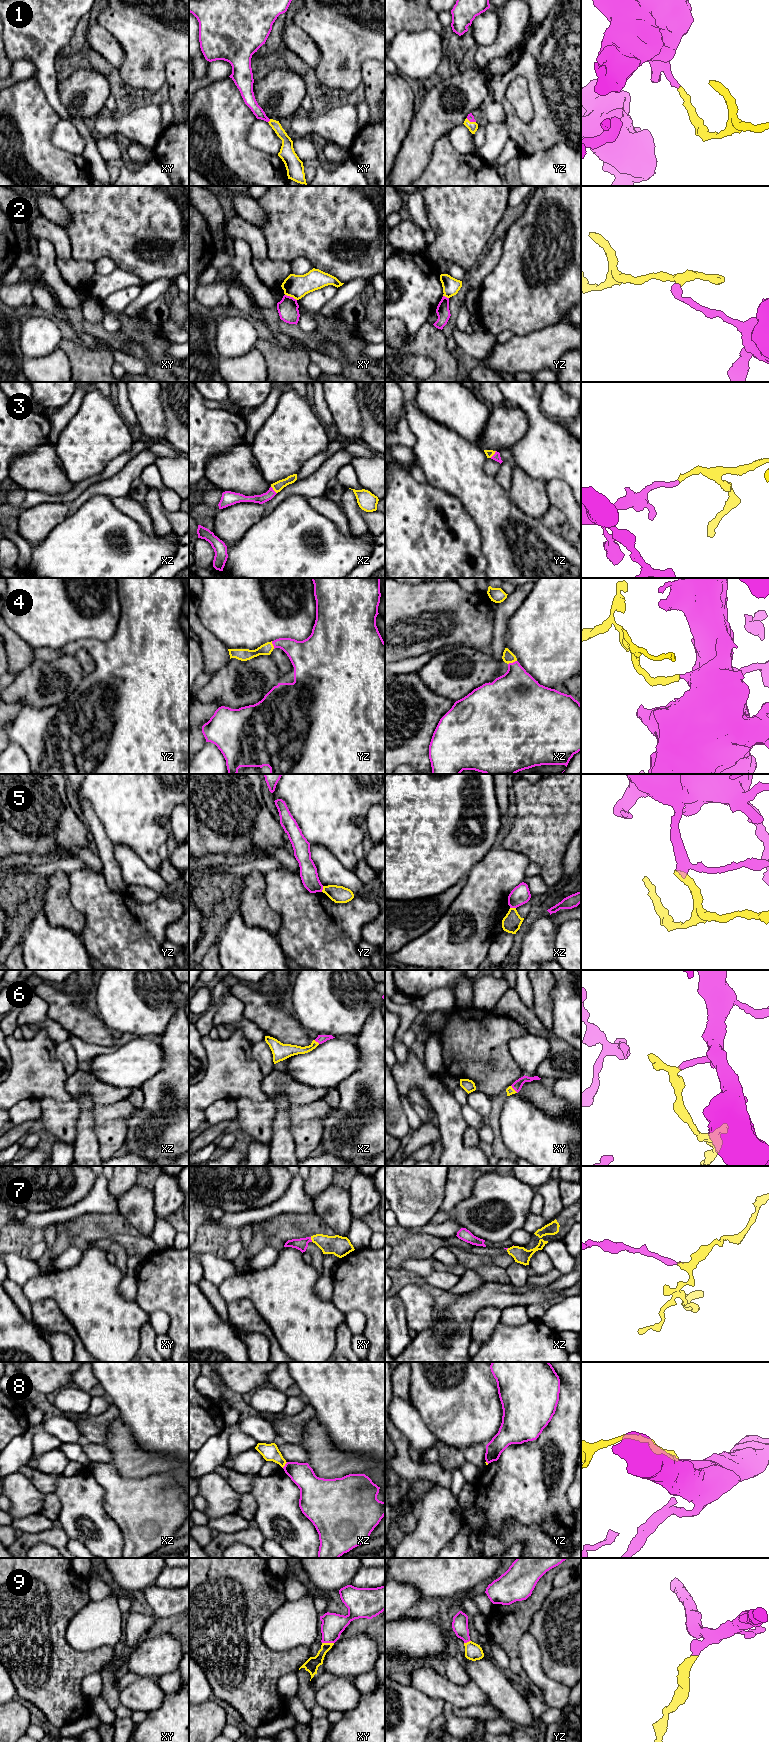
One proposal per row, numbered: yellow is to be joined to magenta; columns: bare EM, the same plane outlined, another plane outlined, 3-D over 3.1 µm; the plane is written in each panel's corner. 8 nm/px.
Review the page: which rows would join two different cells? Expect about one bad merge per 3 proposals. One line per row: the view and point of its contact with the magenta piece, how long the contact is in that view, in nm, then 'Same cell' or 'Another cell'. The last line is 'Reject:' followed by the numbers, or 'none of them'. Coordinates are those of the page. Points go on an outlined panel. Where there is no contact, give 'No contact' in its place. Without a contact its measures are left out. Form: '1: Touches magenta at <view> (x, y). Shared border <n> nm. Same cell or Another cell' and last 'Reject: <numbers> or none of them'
1: Touches magenta at xy (269, 120). Shared border 40 nm. Same cell
2: Touches magenta at xy (291, 297). Shared border 110 nm. Another cell
3: Touches magenta at xz (273, 490). Shared border 80 nm. Same cell
4: Touches magenta at xz (513, 662). Shared border 80 nm. Same cell
5: Touches magenta at yz (322, 889). Shared border 50 nm. Another cell
6: Touches magenta at xy (514, 1089). Shared border 80 nm. Same cell
7: Touches magenta at xy (310, 1239). Shared border 40 nm. Same cell
8: Touches magenta at xz (285, 1465). Shared border 60 nm. Another cell
9: Touches magenta at xy (328, 1642). Shared border 100 nm. Same cell
Reject: 2, 5, 8

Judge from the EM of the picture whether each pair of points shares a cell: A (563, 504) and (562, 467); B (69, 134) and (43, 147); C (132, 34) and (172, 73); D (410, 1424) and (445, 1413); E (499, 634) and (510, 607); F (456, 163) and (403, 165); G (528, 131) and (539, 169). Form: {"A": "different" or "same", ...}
{"A": "different", "B": "different", "C": "different", "D": "different", "E": "same", "F": "different", "G": "different"}

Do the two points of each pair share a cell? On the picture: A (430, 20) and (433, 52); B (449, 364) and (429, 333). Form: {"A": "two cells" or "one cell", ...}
{"A": "two cells", "B": "one cell"}

